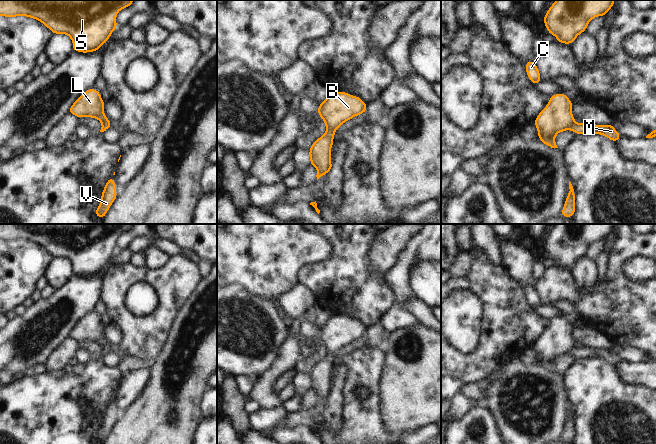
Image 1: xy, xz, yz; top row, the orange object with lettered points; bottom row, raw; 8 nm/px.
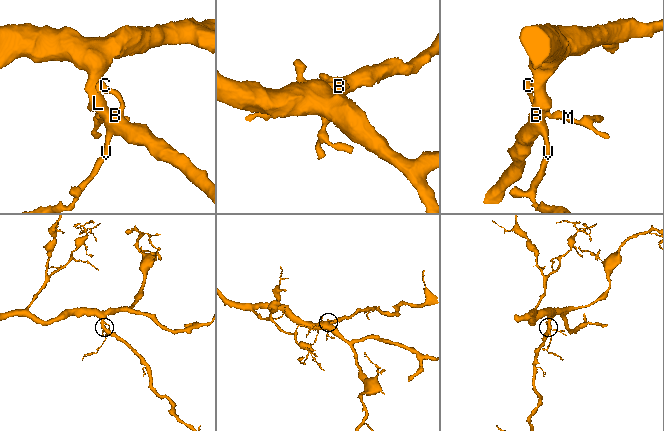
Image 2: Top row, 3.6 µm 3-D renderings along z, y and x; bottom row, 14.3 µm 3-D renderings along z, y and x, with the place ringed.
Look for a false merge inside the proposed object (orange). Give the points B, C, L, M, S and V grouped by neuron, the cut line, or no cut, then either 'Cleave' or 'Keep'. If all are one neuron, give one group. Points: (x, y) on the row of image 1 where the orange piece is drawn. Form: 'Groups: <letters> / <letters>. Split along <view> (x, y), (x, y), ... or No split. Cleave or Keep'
Groups: B C L M S V. No split. Keep.

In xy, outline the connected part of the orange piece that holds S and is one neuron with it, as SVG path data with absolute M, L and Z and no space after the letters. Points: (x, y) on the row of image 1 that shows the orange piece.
M0 0L0 16L26 16L42 22L53 34L67 34L73 42L73 51L94 52L110 38L117 28L117 13L132 5L134 0Z

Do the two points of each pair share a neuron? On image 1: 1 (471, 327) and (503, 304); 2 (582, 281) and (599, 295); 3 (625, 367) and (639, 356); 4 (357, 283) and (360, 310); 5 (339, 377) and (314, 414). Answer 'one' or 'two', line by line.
1: two
2: two
3: two
4: one
5: one

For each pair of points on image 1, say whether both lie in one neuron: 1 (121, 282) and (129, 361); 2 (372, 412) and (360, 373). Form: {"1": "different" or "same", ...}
{"1": "different", "2": "same"}

